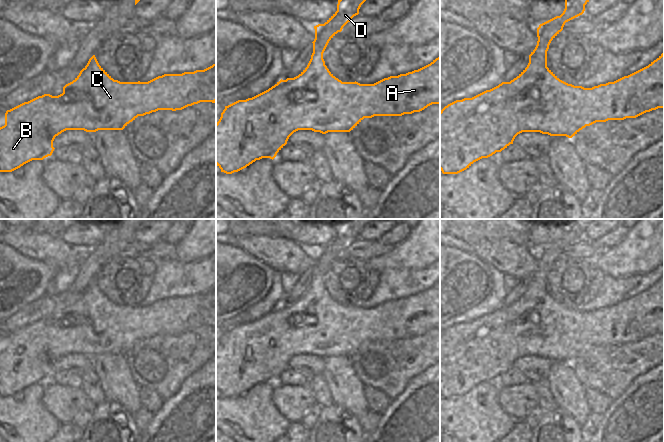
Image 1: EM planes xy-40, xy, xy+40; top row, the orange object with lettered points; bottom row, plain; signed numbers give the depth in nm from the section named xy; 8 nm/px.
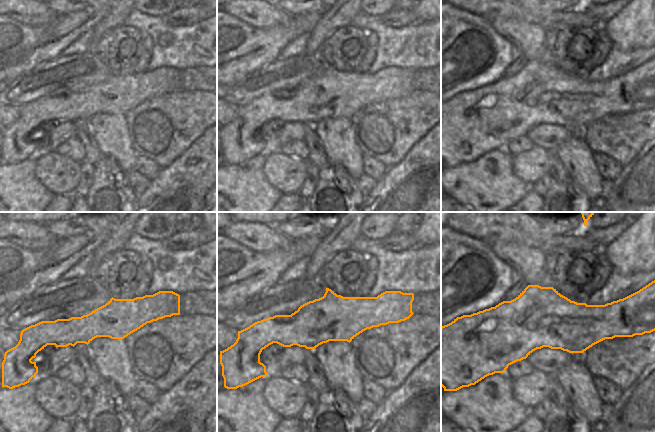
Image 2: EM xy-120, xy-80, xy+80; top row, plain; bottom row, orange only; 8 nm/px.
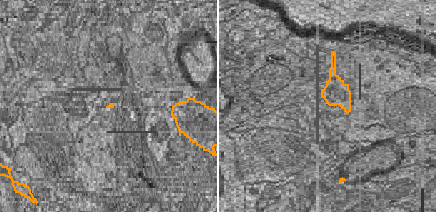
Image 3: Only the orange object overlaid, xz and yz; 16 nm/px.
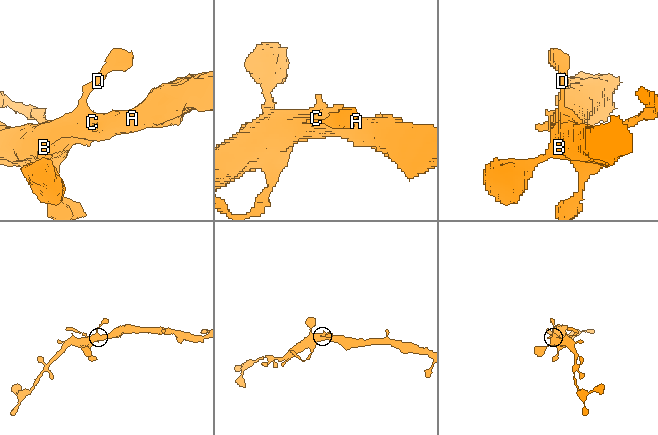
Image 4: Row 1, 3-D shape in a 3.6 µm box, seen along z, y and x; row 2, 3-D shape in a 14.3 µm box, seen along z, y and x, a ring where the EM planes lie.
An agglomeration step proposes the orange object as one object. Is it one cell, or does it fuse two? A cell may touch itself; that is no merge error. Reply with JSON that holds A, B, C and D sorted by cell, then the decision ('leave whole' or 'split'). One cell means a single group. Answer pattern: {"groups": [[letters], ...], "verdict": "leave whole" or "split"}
{"groups": [["A", "B", "C", "D"]], "verdict": "leave whole"}

